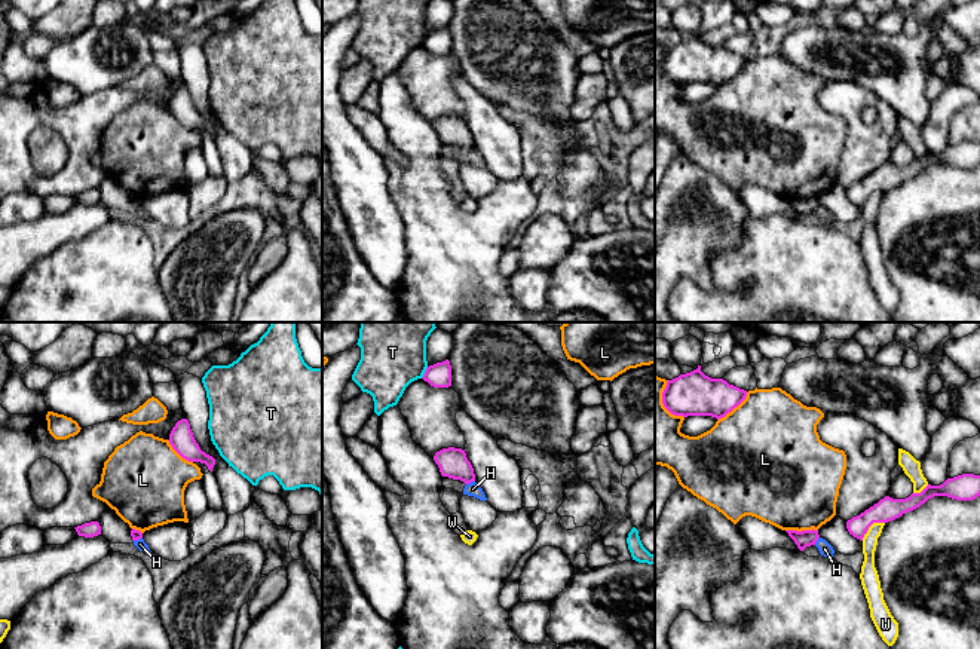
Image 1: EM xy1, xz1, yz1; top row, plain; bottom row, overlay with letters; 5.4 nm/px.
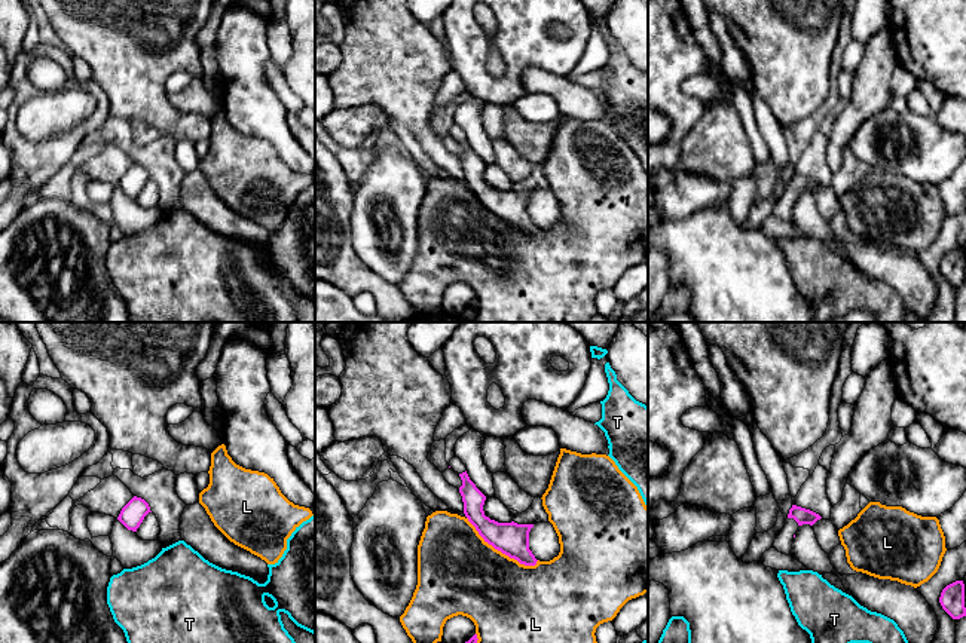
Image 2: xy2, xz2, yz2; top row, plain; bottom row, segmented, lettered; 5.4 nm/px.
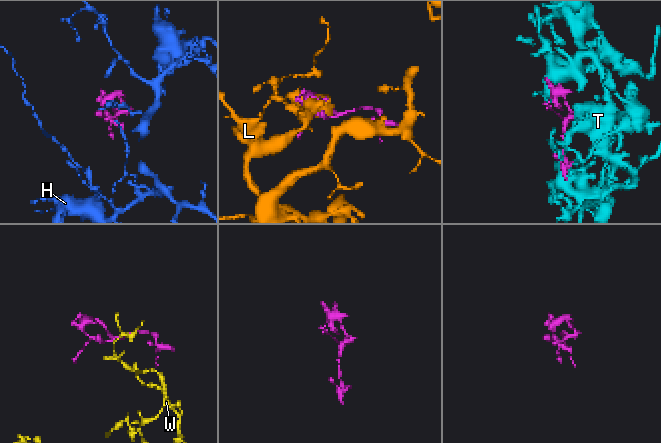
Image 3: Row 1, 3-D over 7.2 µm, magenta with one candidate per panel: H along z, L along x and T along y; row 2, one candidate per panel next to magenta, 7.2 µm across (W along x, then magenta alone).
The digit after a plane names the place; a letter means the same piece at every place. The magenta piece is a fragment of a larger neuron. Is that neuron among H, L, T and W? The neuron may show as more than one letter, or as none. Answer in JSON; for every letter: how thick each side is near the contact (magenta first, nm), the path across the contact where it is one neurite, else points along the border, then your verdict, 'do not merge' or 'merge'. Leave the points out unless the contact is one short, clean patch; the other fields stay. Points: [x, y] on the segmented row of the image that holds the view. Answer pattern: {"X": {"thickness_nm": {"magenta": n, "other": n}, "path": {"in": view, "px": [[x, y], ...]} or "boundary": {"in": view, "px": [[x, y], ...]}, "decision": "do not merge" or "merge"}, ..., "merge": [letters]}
{"H": {"thickness_nm": {"magenta": 160, "other": 80}, "boundary": {"in": "xz1", "px": [[474, 480], [466, 484]]}, "decision": "do not merge"}, "L": {"thickness_nm": {"magenta": 180, "other": 440}, "decision": "do not merge"}, "T": {"thickness_nm": {"magenta": 130, "other": 360}, "decision": "do not merge"}, "W": {"thickness_nm": {"magenta": 130, "other": 80}, "boundary": {"in": "yz1", "px": [[884, 522], [875, 522], [861, 539]]}, "decision": "do not merge"}, "merge": []}

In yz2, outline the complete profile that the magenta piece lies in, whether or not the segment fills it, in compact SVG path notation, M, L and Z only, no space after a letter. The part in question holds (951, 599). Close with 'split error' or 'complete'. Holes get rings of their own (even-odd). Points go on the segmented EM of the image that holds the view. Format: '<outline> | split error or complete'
M963 581L947 585L941 593L939 603L953 619L966 616Z | complete

